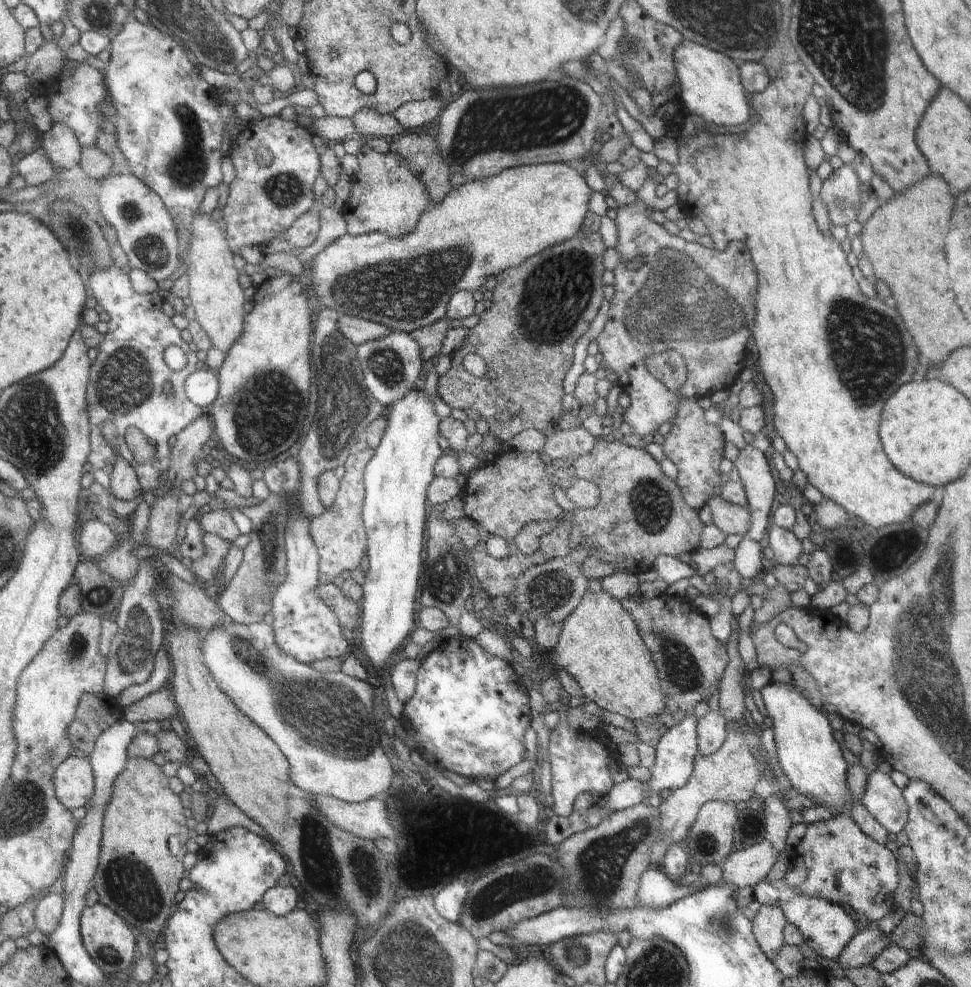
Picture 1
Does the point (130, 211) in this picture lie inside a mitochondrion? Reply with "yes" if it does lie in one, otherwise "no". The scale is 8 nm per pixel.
yes

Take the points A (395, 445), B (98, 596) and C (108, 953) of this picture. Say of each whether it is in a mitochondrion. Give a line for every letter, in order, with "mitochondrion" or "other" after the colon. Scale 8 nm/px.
A: other
B: mitochondrion
C: mitochondrion

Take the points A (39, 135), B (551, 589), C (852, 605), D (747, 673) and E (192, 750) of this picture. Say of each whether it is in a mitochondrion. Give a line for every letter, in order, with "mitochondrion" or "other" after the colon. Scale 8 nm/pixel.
A: other
B: mitochondrion
C: other
D: other
E: other

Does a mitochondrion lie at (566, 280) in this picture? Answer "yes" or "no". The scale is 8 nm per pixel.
yes

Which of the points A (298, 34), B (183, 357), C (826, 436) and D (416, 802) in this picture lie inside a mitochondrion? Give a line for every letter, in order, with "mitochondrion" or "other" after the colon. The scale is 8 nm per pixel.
A: other
B: other
C: other
D: mitochondrion

